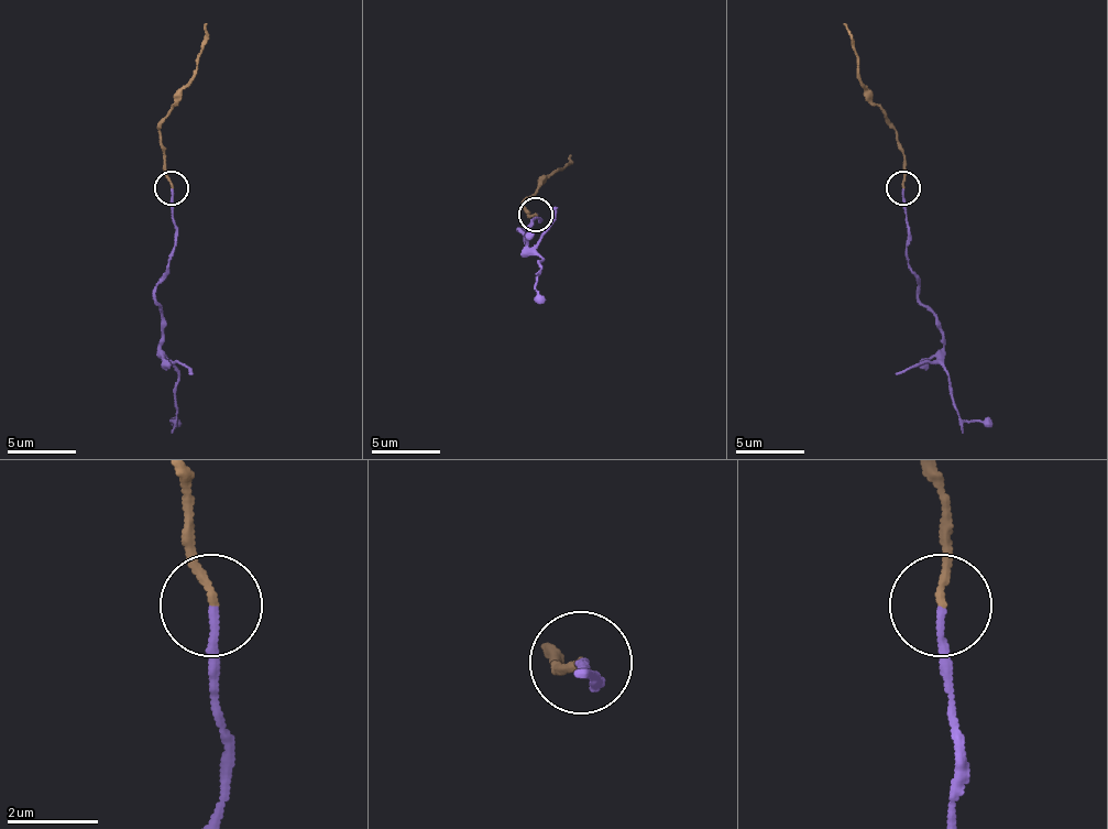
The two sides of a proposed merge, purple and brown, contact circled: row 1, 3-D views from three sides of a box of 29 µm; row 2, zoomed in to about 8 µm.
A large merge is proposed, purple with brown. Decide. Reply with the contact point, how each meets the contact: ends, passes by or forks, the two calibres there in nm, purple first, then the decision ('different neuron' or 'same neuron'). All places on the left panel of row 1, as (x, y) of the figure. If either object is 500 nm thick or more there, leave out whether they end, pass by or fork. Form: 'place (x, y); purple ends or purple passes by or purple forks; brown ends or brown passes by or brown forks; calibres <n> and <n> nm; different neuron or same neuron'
place (171, 187); purple ends; brown ends; calibres 180 and 170 nm; different neuron

